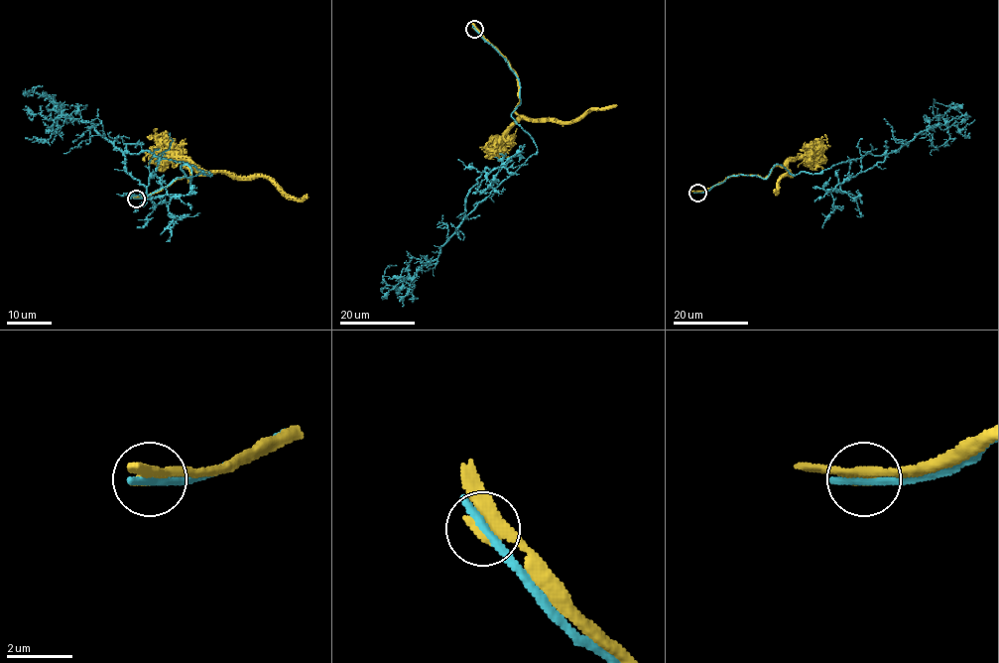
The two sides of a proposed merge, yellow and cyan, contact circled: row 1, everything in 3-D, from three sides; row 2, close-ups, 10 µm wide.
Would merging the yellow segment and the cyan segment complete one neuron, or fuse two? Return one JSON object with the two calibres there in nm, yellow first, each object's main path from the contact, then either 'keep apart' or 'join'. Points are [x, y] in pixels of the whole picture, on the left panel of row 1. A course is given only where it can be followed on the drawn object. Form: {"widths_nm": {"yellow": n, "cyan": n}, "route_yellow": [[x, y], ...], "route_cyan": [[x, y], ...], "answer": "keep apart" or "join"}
{"widths_nm": {"yellow": 340, "cyan": 320}, "route_yellow": [[136, 198], [177, 179], [188, 182], [186, 167], [269, 177], [296, 198], [308, 194]], "route_cyan": [[136, 198], [190, 182], [187, 165], [187, 177], [211, 175], [124, 153], [33, 95]], "answer": "keep apart"}

